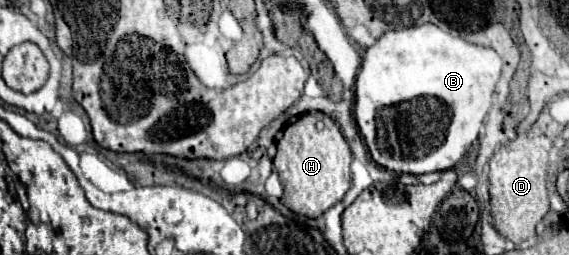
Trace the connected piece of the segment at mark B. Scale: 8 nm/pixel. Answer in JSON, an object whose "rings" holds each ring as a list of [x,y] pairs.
{"rings":[[[433,23],[385,31],[365,51],[355,81],[355,121],[371,159],[399,175],[451,169],[477,141],[499,73],[501,59],[493,49],[453,37]]]}

